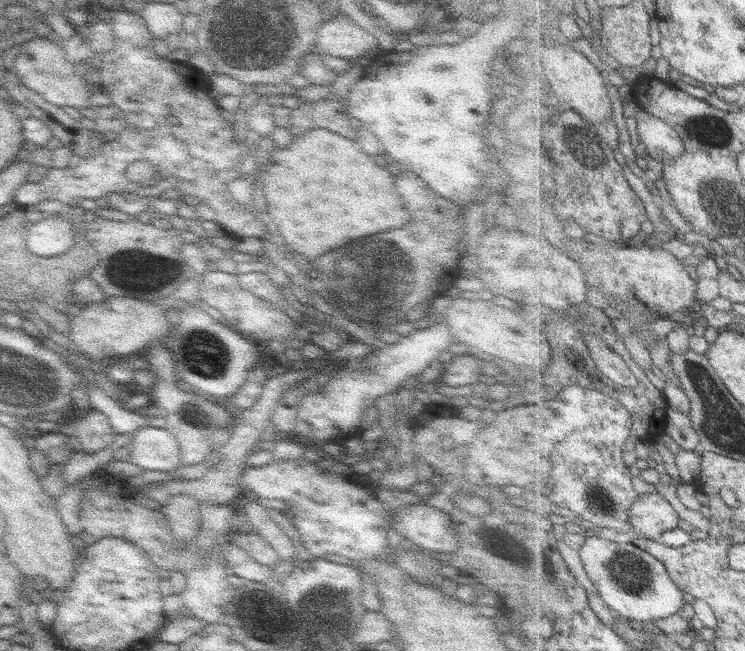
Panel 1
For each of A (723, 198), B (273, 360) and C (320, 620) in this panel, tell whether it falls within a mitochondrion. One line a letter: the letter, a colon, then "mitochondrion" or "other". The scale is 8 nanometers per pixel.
A: mitochondrion
B: other
C: mitochondrion

